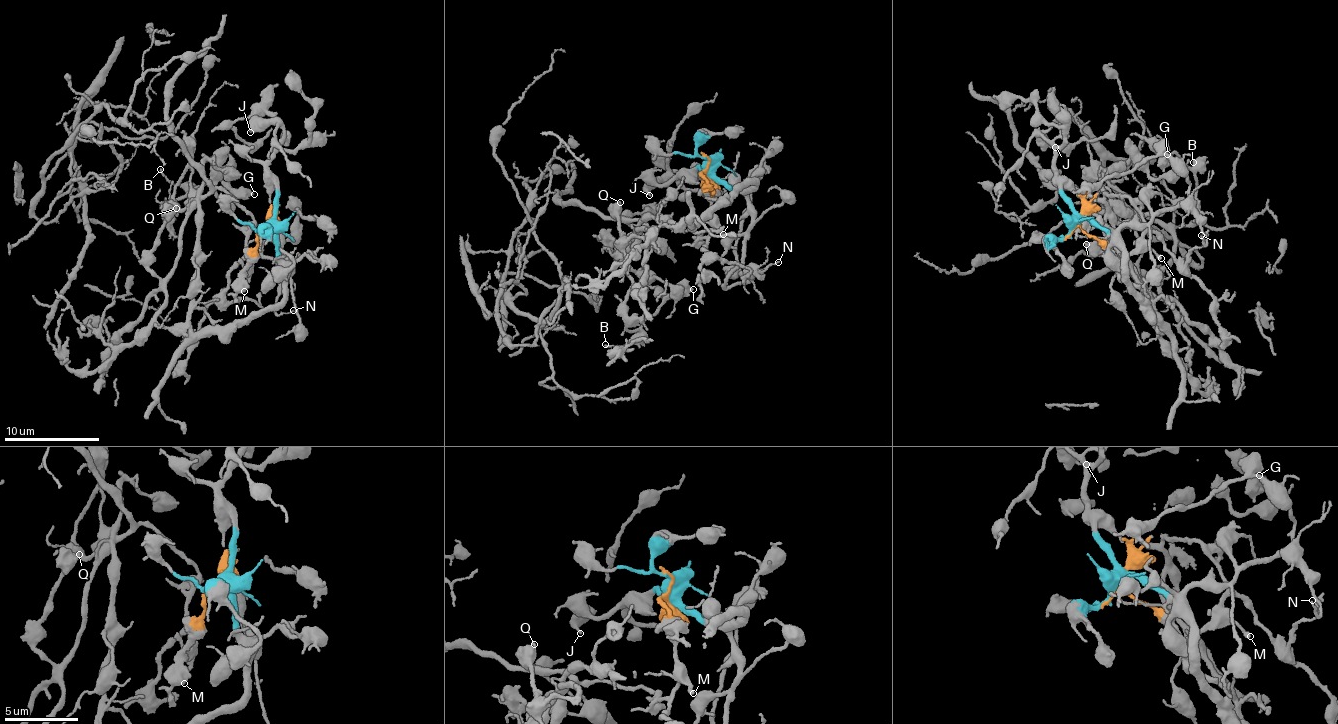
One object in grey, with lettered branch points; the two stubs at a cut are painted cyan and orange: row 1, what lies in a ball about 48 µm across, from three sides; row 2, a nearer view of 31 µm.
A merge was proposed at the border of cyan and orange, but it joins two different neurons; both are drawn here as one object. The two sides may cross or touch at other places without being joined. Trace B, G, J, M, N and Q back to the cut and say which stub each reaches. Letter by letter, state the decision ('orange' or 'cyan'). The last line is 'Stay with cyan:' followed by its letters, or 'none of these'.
B: orange
G: orange
J: cyan
M: orange
N: cyan
Q: orange
Stay with cyan: J, N

